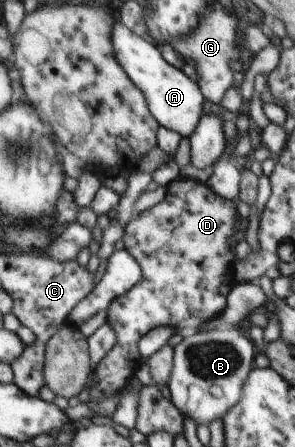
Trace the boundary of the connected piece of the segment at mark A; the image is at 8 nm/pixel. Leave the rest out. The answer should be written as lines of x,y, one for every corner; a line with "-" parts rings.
114,20
113,43
118,60
132,80
140,86
147,98
151,113
160,125
190,138
195,133
199,119
204,113
205,99
197,82
187,77
181,69
169,65
163,59
159,45
151,45
120,21

